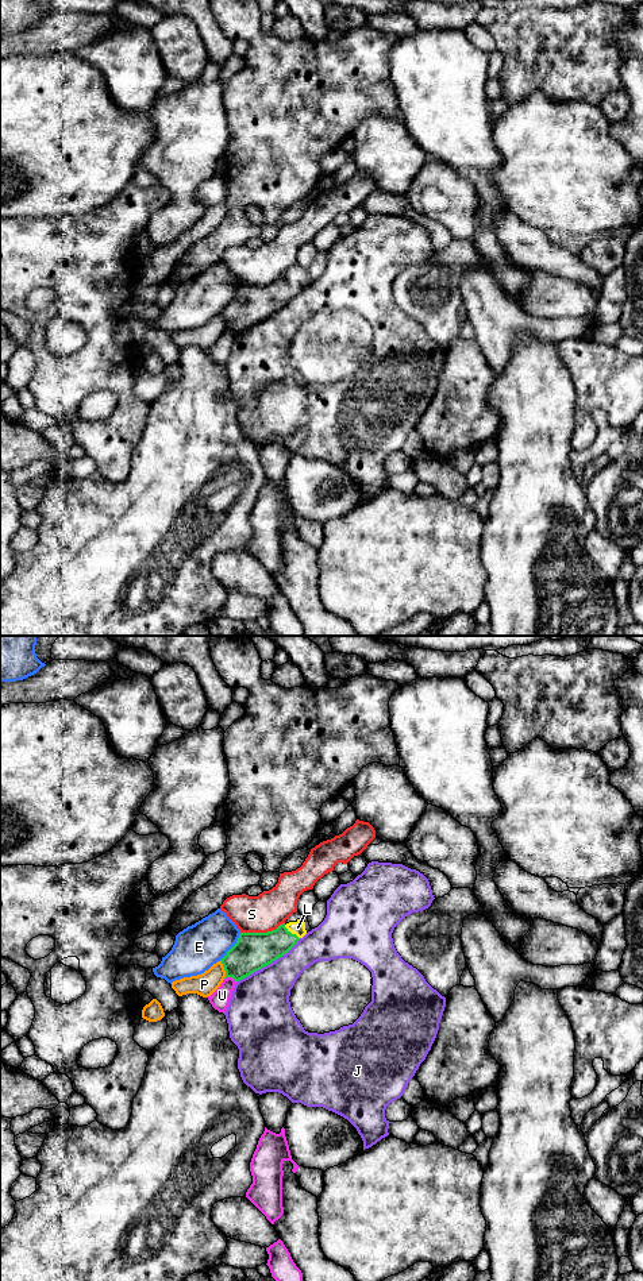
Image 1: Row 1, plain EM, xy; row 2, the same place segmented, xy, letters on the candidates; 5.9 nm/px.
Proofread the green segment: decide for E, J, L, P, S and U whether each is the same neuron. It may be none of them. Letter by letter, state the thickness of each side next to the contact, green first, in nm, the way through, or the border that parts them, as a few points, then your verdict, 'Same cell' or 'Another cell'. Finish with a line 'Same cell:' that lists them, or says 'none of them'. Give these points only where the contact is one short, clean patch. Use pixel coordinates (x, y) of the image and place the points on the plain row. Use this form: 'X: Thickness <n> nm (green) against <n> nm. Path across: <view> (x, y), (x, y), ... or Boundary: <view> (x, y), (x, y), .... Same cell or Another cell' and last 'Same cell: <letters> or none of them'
E: Thickness 220 nm (green) against 280 nm. Another cell
J: Thickness 220 nm (green) against 360 nm. Another cell
L: Thickness 220 nm (green) against 80 nm. Path across: xy (253, 303), (273, 297), (291, 285), (297, 280). Same cell
P: Thickness 220 nm (green) against 140 nm. Another cell
S: Thickness 220 nm (green) against 220 nm. Another cell
U: Thickness 220 nm (green) against 110 nm. Another cell
Same cell: L

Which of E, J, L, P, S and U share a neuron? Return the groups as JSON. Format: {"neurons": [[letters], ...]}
{"neurons": [["E"], ["J"], ["L"], ["P"], ["S"], ["U"]]}

